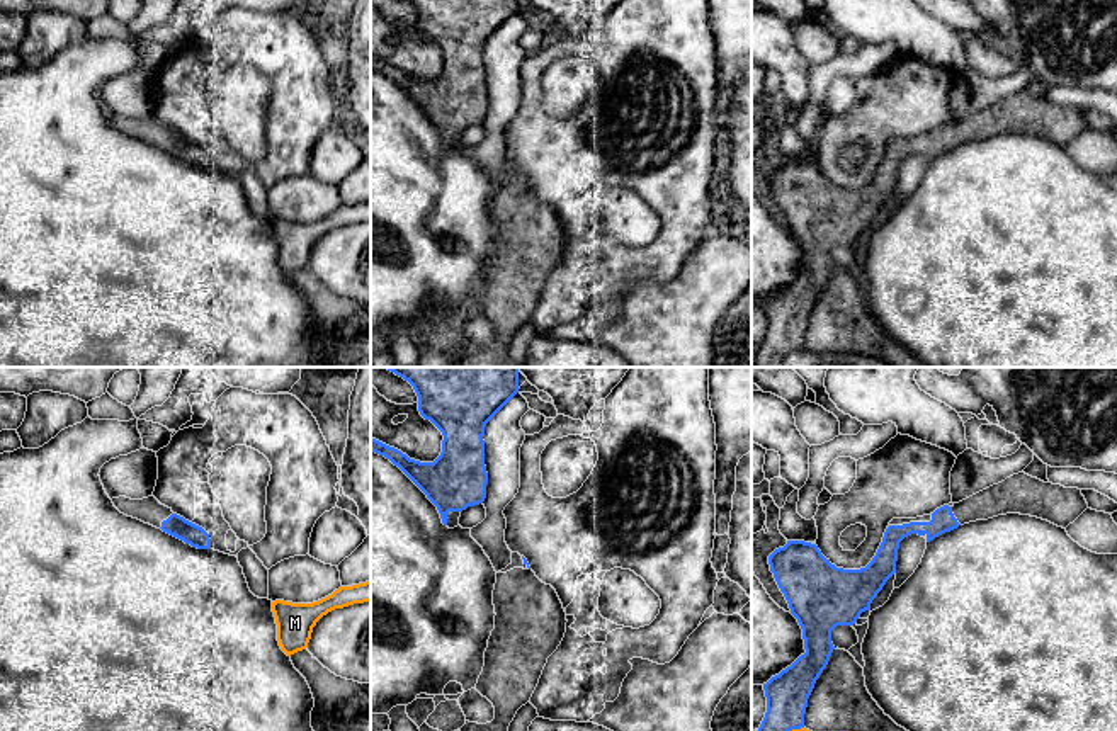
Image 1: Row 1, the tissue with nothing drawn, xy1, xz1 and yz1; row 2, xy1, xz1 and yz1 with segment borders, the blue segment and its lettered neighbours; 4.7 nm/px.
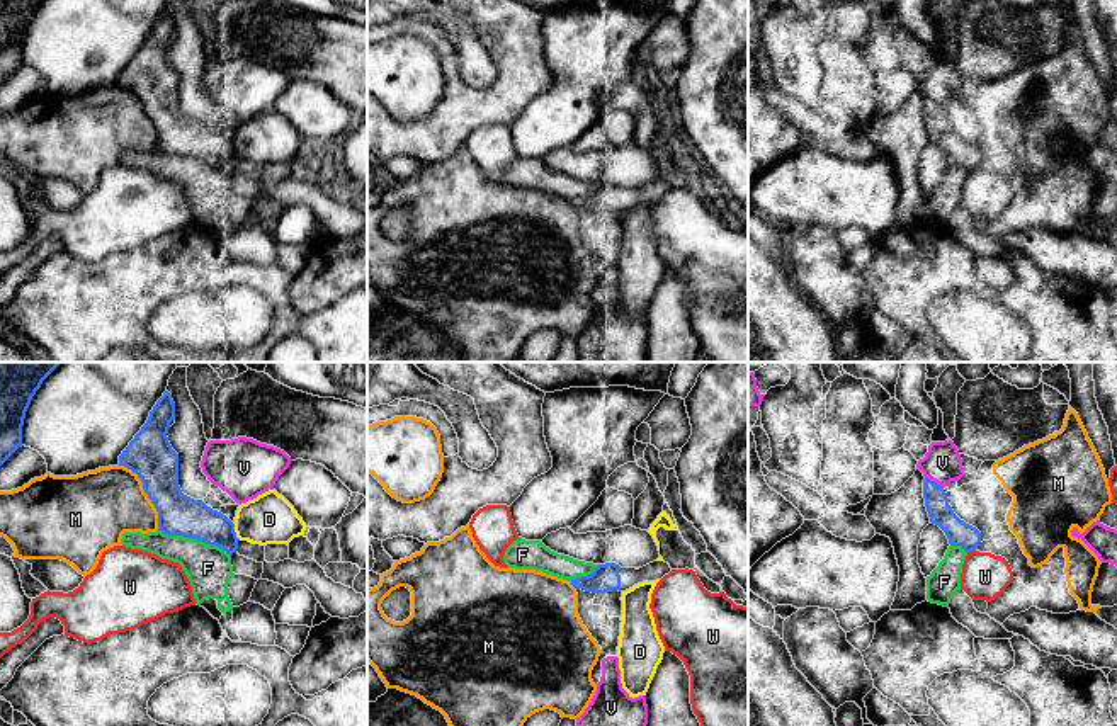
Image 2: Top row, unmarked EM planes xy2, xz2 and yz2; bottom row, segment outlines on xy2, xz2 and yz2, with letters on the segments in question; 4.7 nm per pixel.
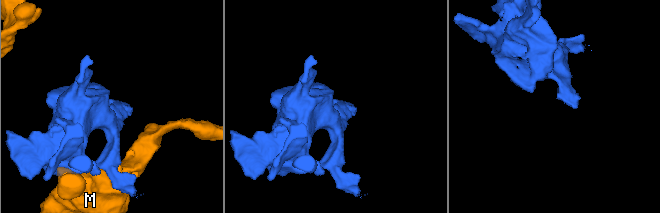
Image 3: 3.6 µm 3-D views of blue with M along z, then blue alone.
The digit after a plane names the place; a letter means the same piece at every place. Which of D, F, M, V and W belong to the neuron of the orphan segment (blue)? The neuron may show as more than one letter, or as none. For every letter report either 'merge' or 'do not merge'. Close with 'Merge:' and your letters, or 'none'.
D: do not merge
F: do not merge
M: do not merge
V: do not merge
W: do not merge
Merge: none

